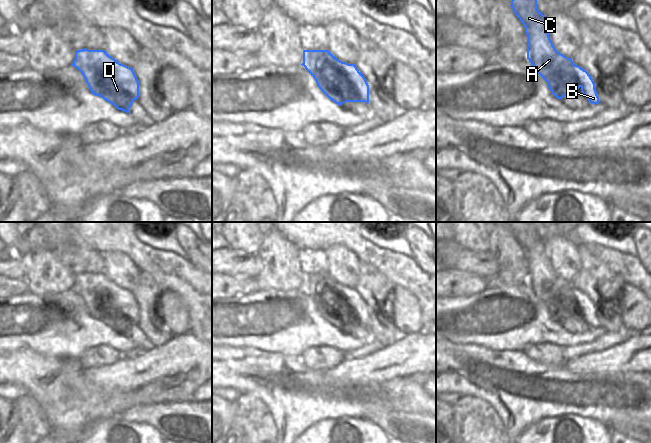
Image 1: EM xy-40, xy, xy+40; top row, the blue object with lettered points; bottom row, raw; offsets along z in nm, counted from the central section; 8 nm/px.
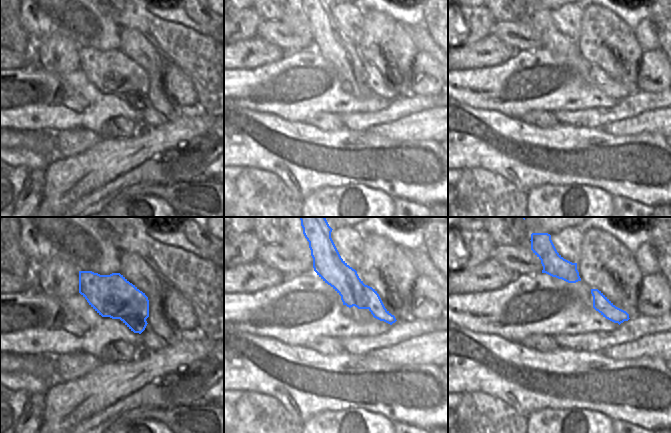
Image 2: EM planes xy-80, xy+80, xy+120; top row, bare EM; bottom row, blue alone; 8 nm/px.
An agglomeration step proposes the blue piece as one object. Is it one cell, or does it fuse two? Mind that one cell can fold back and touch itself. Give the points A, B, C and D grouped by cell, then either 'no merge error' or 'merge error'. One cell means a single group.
A C / B D; merge error

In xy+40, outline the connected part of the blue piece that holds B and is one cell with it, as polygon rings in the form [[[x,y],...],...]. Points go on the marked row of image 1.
[[[574,65],[574,69],[580,83],[582,94],[590,103],[599,104],[595,83],[589,73],[578,65]]]

